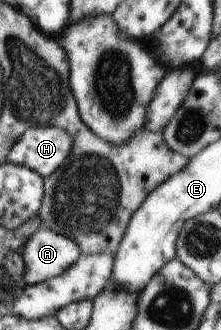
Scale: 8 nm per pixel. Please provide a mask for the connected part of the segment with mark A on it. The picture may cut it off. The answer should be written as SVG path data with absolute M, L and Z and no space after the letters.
M42 225L21 256L26 262L26 284L32 286L61 276L83 255L78 242Z

